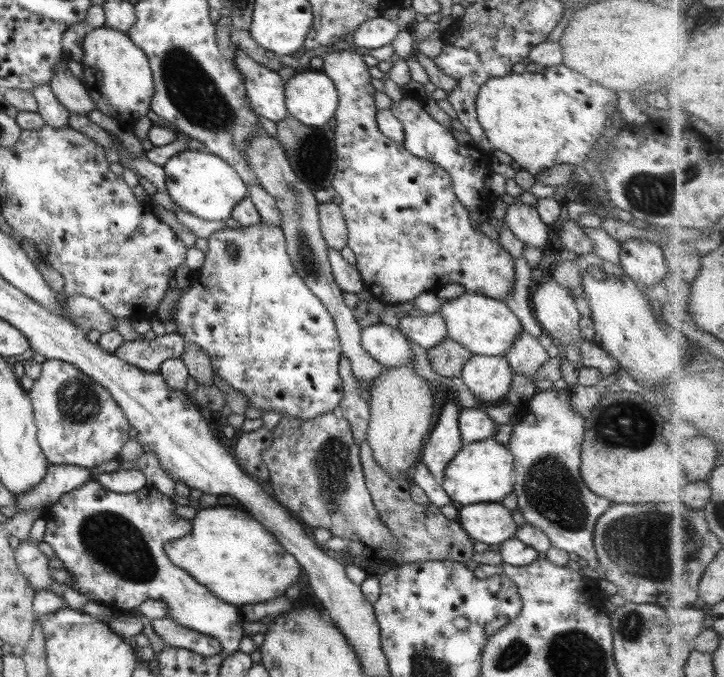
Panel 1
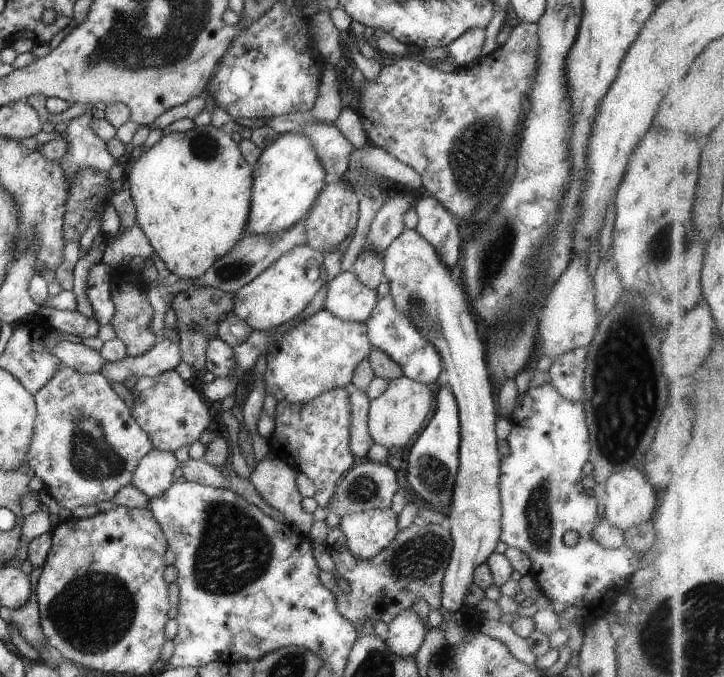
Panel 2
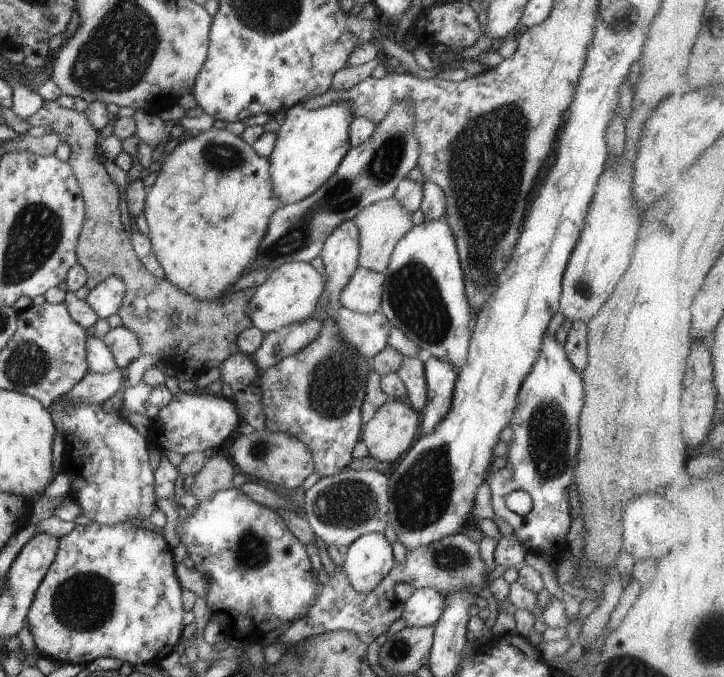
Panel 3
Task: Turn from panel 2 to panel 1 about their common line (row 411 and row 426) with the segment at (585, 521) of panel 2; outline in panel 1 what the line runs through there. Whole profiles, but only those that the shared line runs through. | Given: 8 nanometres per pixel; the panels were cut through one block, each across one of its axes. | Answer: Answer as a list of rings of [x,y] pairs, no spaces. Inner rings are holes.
[[[564,389],[537,391],[525,408],[520,409],[520,419],[512,424],[508,449],[513,455],[512,480],[513,494],[517,501],[517,508],[521,512],[524,522],[535,526],[547,536],[553,548],[565,552],[573,552],[578,558],[583,558],[587,566],[598,568],[598,560],[593,548],[593,531],[595,521],[605,509],[609,501],[595,496],[580,479],[580,448],[585,428],[584,417],[575,415],[569,407]]]

